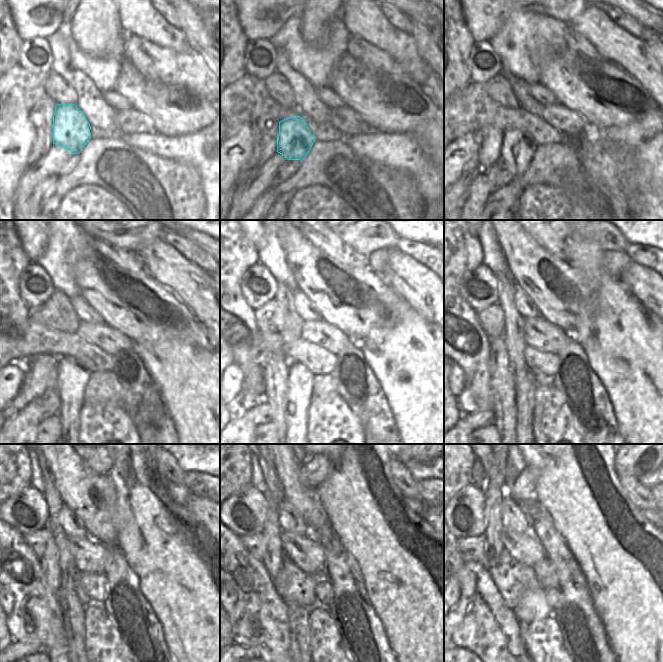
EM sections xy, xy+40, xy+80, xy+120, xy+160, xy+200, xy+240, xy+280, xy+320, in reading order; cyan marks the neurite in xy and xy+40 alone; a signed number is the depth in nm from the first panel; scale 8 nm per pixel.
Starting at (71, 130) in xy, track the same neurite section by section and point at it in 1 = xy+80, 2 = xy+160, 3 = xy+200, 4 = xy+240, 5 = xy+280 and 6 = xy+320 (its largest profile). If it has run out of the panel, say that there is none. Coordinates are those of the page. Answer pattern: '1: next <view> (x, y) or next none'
1: next xy+80 (517, 150)
2: next xy+160 (300, 380)
3: next xy+200 (524, 403)
4: next xy+240 (76, 647)
5: next xy+280 (300, 647)
6: next xy+320 (523, 627)

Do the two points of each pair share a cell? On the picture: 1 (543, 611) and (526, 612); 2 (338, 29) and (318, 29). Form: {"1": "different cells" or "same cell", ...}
{"1": "same cell", "2": "different cells"}

